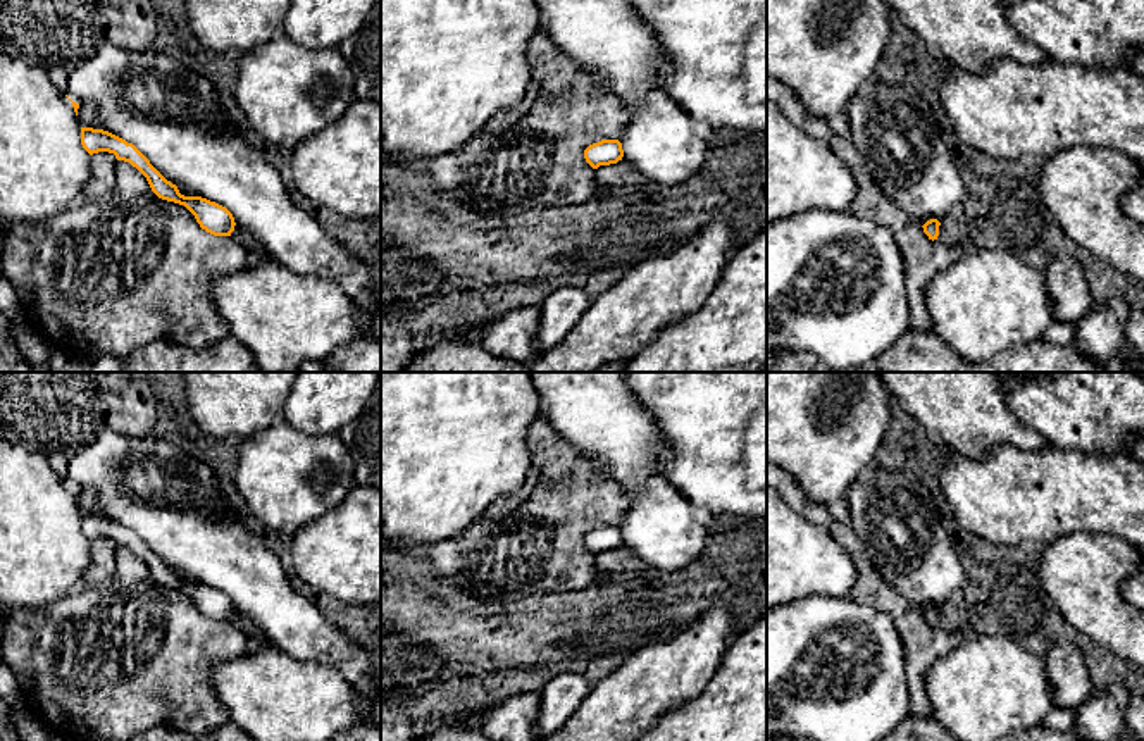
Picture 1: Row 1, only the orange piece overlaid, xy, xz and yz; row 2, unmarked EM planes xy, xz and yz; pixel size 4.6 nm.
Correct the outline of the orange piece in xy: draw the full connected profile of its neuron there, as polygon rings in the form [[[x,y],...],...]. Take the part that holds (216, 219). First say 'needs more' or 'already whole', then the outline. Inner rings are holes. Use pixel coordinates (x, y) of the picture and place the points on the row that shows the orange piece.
already whole; [[[81,128],[81,145],[90,155],[109,152],[117,160],[129,162],[146,177],[159,198],[184,205],[207,233],[231,236],[234,231],[234,217],[226,207],[202,196],[181,195],[177,186],[167,181],[133,143],[103,129]]]

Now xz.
already whole; [[[601,140],[584,150],[584,159],[593,169],[598,169],[600,165],[617,164],[622,160],[622,157],[624,150],[619,140]]]

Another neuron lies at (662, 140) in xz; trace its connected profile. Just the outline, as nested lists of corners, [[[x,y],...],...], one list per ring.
[[[663,88],[648,91],[620,140],[622,160],[658,184],[681,184],[698,174],[706,155],[705,128]]]

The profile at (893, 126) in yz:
[[[874,76],[858,88],[846,107],[851,140],[882,191],[913,221],[939,222],[960,207],[967,190],[953,162],[939,121],[913,84],[884,83]]]

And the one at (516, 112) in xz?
[[[531,81],[522,100],[508,109],[503,109],[496,115],[493,115],[493,119],[484,128],[484,131],[493,136],[517,124],[532,107],[538,97],[538,91],[539,91],[538,83]]]

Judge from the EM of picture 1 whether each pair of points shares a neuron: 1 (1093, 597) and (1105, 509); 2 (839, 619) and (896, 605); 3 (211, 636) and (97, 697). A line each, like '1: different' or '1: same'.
1: different
2: different
3: same

